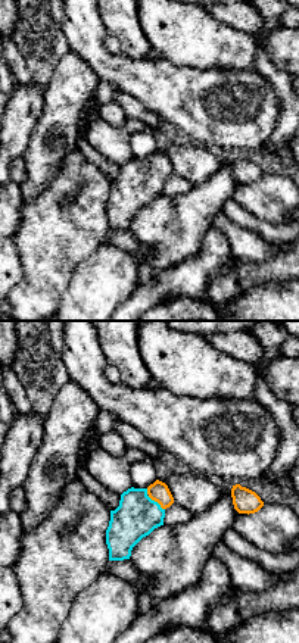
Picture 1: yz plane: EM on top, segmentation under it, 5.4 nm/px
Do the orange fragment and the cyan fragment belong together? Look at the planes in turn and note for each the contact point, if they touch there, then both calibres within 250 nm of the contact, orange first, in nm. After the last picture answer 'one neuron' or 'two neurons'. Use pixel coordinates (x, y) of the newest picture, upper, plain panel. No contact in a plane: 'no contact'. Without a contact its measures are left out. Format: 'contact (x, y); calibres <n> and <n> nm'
contact (156, 171); calibres 110 and 240 nm

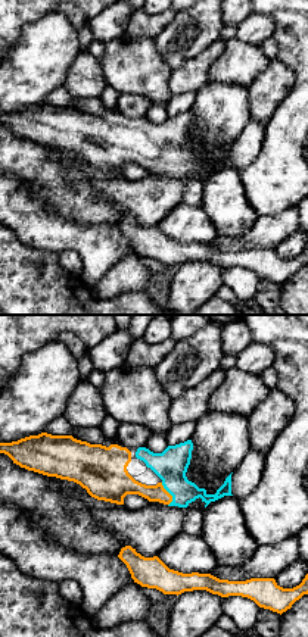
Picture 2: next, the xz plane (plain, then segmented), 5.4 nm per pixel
contact (170, 165); calibres 110 and 180 nm

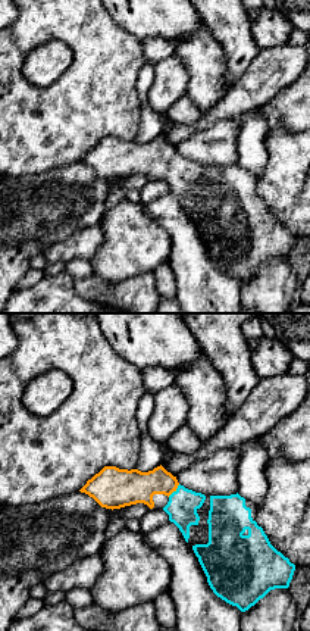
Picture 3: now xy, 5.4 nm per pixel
contact (174, 161); calibres 190 and 170 nm

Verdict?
one neuron

